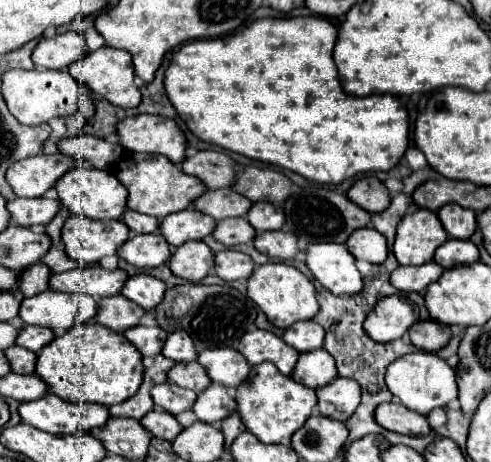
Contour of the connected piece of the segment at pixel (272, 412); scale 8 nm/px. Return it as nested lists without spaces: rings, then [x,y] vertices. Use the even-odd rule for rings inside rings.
[[[273,363],[253,367],[247,381],[243,381],[237,387],[235,401],[243,425],[261,443],[289,443],[291,435],[305,425],[305,421],[313,415],[313,409],[317,405],[315,391],[295,383],[291,377],[281,375]]]

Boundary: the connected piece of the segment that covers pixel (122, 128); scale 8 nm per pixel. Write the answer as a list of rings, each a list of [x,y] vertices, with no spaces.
[[[135,115],[117,123],[119,143],[133,153],[163,155],[179,165],[185,159],[185,135],[173,119],[157,115]]]

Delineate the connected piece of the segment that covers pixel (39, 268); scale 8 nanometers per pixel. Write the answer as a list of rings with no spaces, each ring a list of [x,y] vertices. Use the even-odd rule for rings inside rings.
[[[41,261],[27,267],[19,275],[19,291],[23,293],[23,297],[33,297],[41,291],[47,291],[47,277],[49,275],[51,275],[51,269]]]

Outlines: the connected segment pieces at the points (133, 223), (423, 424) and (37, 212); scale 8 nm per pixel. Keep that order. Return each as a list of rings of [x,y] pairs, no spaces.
[[[125,209],[125,211],[123,211],[121,221],[129,227],[131,233],[137,233],[137,235],[139,235],[139,233],[153,233],[153,231],[157,231],[157,227],[159,227],[159,221],[157,221],[155,217],[143,215],[143,213],[135,213],[135,211],[131,211],[131,209]]]
[[[381,403],[375,409],[375,421],[387,429],[401,435],[429,435],[431,427],[423,415],[415,415],[415,411],[407,411],[401,403]]]
[[[37,197],[37,199],[13,199],[7,203],[7,211],[11,215],[11,221],[19,227],[31,227],[31,225],[47,225],[55,213],[59,211],[59,203]]]

